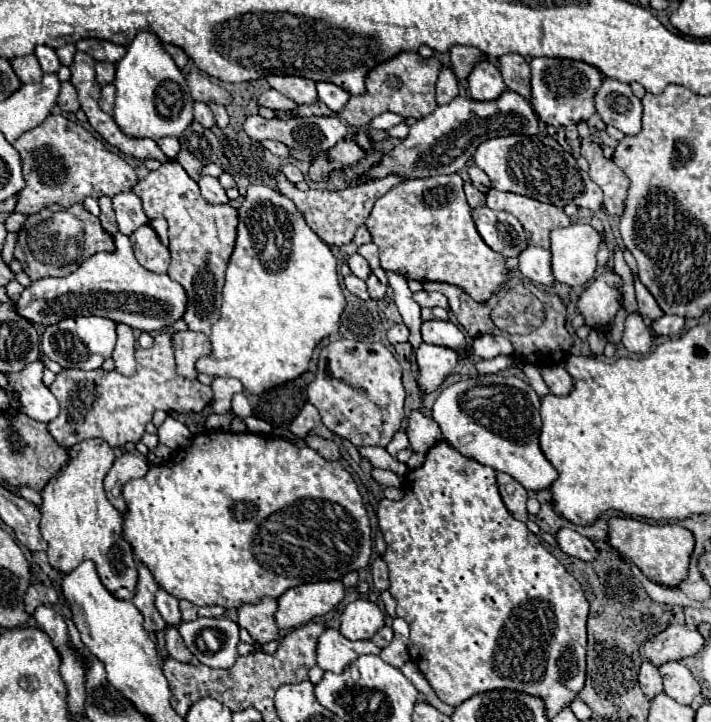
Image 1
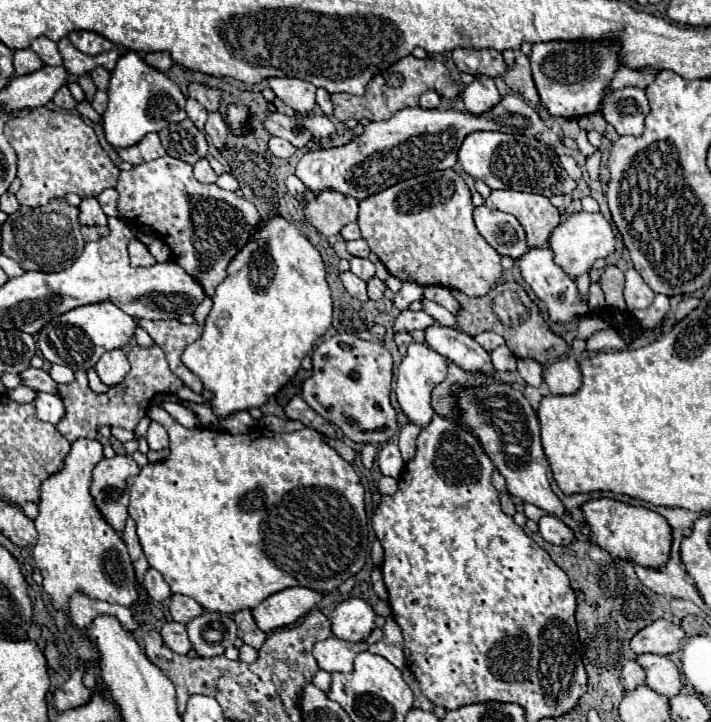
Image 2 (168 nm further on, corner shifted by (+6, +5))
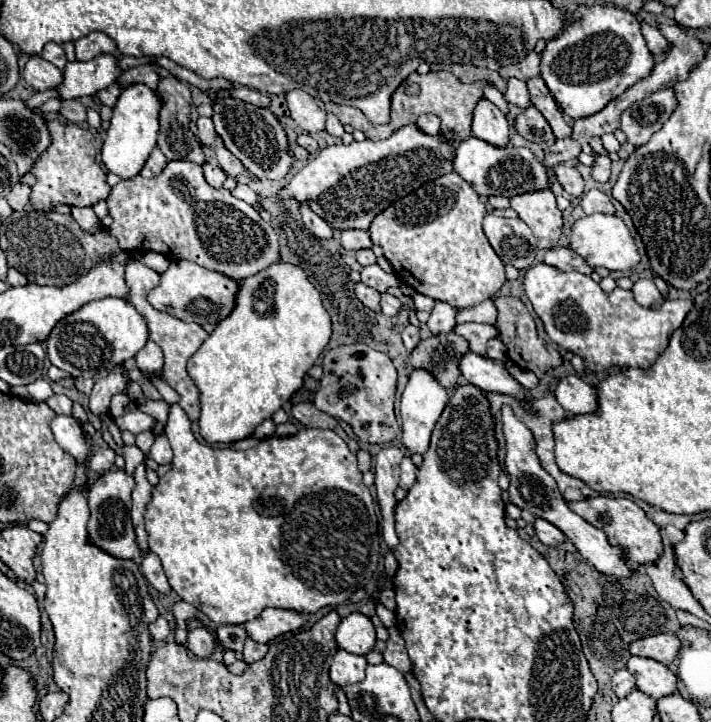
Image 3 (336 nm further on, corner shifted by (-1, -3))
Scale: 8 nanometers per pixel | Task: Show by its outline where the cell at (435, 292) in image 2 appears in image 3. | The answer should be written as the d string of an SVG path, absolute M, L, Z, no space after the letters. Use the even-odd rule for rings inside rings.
M491 299L479 303L479 305L473 305L473 307L467 307L467 309L455 309L455 311L457 311L457 315L455 315L457 323L473 321L473 323L491 323L493 325L495 317L497 317Z

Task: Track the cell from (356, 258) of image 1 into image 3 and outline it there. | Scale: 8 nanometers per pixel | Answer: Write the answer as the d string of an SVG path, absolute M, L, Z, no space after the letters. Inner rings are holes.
M377 263L363 267L361 283L365 283L367 287L377 289L379 293L385 293L389 287L399 287L397 275L395 273L385 273Z

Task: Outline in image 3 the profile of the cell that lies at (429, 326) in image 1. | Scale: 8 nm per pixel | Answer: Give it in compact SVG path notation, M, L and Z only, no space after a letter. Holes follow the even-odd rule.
M467 351L459 361L459 369L465 381L479 387L481 391L507 393L517 397L519 401L525 401L525 395L519 391L521 385L507 373L505 365L499 361Z

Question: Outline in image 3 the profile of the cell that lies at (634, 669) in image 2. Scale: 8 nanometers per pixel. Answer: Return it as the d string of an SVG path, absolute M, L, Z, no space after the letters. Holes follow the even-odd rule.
M621 669L619 673L615 673L615 677L613 677L613 691L617 693L617 697L627 697L635 689L637 689L635 677L627 669Z

